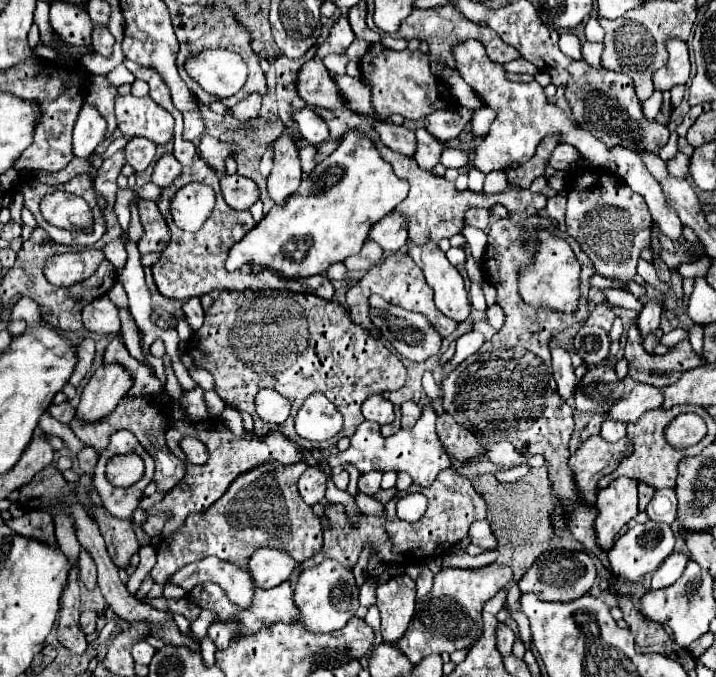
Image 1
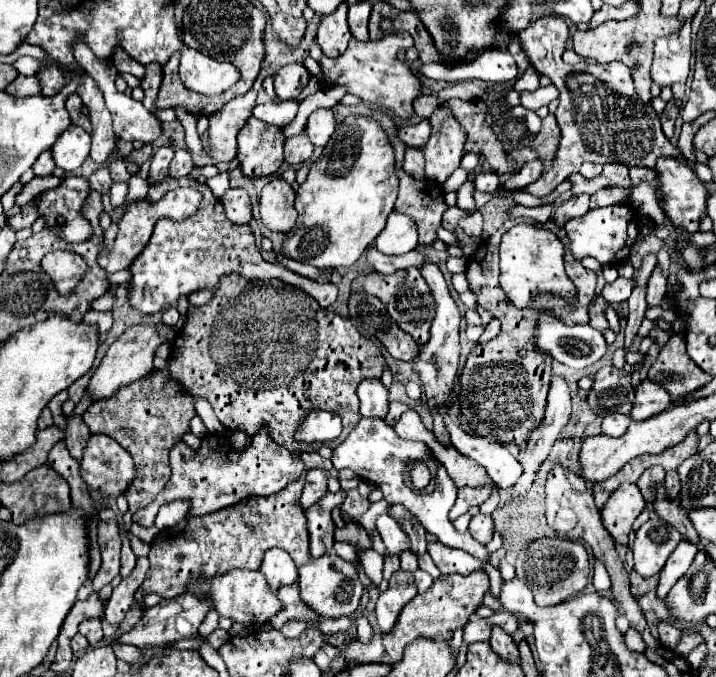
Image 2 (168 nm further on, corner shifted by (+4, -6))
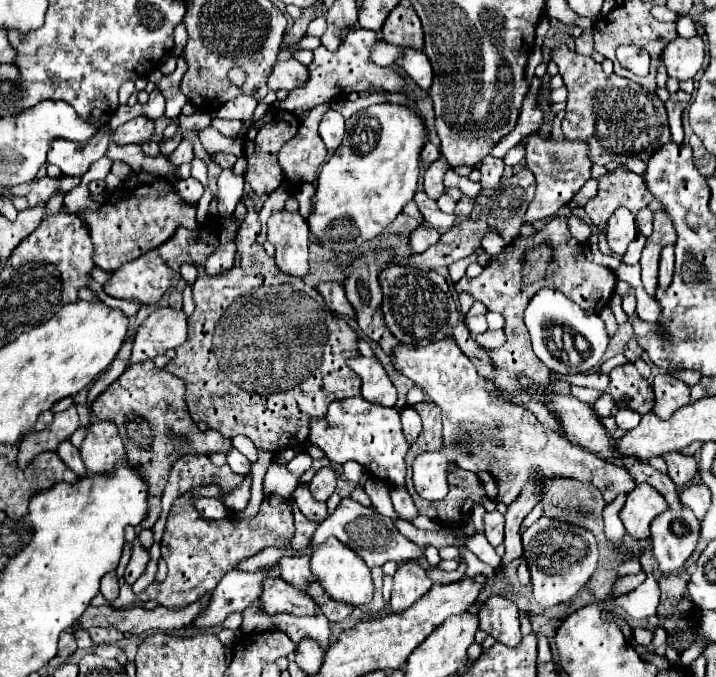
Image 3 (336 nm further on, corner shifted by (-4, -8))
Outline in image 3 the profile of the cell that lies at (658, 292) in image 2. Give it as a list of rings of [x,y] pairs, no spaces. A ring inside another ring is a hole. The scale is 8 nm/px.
[[[666,245],[666,249],[662,249],[662,255],[660,255],[658,283],[660,283],[662,289],[666,289],[670,285],[672,273],[674,273],[674,245]]]

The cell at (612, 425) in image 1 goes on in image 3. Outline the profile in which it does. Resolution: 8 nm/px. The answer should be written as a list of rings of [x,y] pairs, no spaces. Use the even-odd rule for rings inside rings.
[[[618,409],[614,417],[616,417],[618,427],[624,429],[624,431],[634,429],[634,427],[640,423],[640,419],[642,419],[640,413],[638,413],[638,411],[632,411],[632,409]]]

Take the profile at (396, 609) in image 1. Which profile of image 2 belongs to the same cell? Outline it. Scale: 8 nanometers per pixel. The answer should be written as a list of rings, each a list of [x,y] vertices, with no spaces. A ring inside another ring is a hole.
[[[398,569],[390,577],[388,589],[380,595],[376,601],[376,617],[378,617],[378,627],[382,633],[390,633],[394,629],[394,623],[398,621],[400,611],[408,601],[416,597],[416,585],[414,585],[414,575],[412,571]]]

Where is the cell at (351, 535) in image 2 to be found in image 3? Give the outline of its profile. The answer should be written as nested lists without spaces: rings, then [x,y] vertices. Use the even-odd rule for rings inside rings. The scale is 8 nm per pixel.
[[[342,499],[338,509],[328,515],[318,531],[314,533],[314,541],[312,541],[312,549],[316,545],[320,545],[322,541],[326,541],[328,537],[336,537],[340,539],[344,545],[348,545],[352,551],[356,551],[364,561],[366,565],[372,569],[372,567],[382,567],[386,561],[394,561],[394,563],[404,563],[408,559],[420,559],[424,553],[422,553],[422,547],[418,547],[416,543],[412,543],[410,539],[406,539],[394,525],[392,519],[380,515],[378,511],[374,511],[372,507],[364,507],[360,505],[358,501],[354,499]]]

